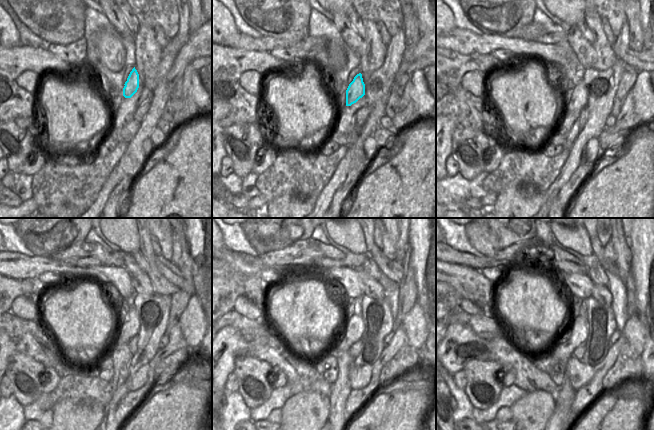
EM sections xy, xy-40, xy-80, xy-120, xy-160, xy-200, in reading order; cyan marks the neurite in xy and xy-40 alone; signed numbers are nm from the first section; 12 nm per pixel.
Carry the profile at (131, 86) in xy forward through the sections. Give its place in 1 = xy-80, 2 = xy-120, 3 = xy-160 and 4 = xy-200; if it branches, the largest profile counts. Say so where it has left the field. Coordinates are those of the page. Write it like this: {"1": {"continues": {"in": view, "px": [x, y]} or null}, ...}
{"1": {"continues": {"in": "xy-80", "px": [578, 96]}}, "2": {"continues": {"in": "xy-120", "px": [128, 327]}}, "3": {"continues": {"in": "xy-160", "px": [354, 326]}}, "4": {"continues": {"in": "xy-200", "px": [563, 350]}}}

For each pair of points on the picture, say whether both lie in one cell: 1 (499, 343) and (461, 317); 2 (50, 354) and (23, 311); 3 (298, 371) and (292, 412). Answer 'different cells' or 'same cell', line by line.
1: same cell
2: different cells
3: different cells

